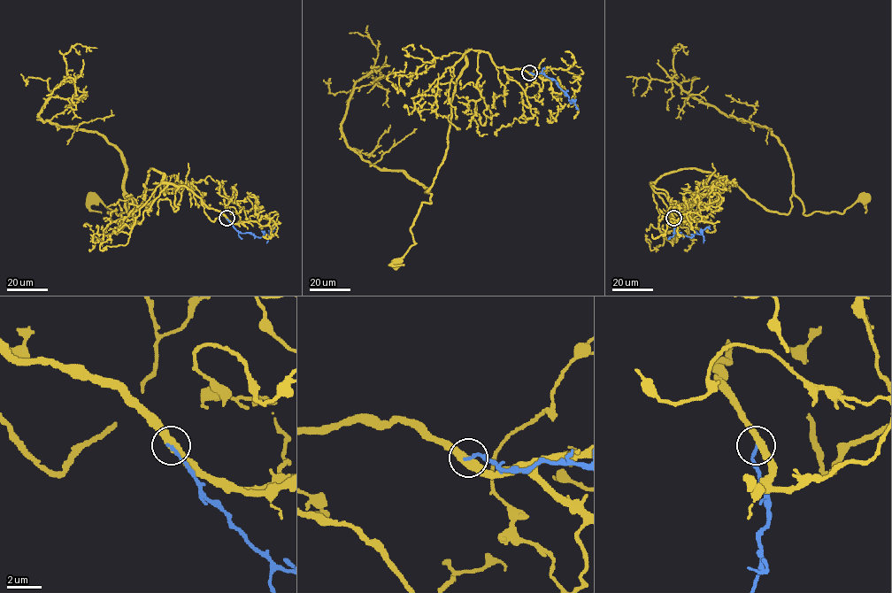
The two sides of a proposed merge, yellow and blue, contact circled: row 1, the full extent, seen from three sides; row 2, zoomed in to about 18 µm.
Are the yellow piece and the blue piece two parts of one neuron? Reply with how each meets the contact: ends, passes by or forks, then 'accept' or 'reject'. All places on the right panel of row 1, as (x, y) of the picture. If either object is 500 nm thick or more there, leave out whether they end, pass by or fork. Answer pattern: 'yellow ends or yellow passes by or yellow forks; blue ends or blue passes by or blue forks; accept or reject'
yellow passes by; blue ends; reject

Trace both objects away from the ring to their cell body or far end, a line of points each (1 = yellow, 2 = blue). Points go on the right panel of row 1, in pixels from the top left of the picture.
1: (673, 218), (667, 193), (650, 182), (682, 168), (726, 179), (780, 213), (793, 193), (805, 215), (863, 198)
2: (673, 218), (675, 234), (691, 237), (695, 234), (702, 234), (706, 227), (711, 229)

